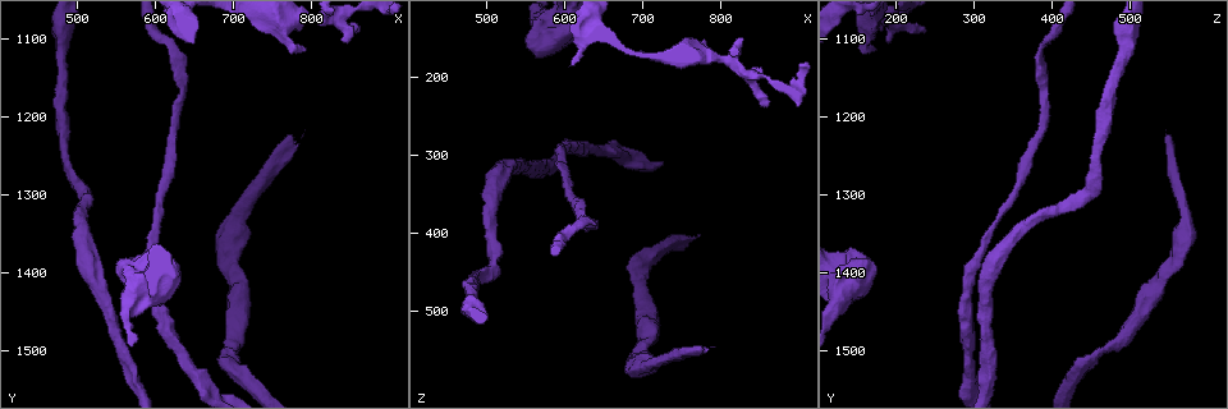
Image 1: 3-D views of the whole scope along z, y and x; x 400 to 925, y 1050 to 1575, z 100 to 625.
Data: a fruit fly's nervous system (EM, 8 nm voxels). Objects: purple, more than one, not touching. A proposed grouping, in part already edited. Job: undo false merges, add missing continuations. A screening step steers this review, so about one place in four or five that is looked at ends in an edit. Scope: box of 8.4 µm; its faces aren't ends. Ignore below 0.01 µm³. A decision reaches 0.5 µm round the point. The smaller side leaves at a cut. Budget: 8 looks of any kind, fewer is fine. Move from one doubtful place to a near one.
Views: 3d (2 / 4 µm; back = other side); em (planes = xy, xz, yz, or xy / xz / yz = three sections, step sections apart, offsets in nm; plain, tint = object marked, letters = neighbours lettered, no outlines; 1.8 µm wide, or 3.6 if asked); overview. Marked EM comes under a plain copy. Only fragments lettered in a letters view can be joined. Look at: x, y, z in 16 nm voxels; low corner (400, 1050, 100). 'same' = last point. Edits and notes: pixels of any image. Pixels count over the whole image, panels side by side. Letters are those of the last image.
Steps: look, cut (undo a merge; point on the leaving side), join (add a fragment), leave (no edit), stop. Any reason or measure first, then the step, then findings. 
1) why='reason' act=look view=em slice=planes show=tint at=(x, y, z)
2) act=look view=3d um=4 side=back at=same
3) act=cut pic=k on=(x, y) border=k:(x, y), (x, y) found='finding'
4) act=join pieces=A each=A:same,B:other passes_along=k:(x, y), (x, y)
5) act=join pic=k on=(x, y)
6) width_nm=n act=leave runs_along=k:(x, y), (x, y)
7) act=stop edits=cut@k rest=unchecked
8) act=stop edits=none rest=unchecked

why='narrows sharply' act=look view=em slice=planes show=letters at=(690, 1500, 465)

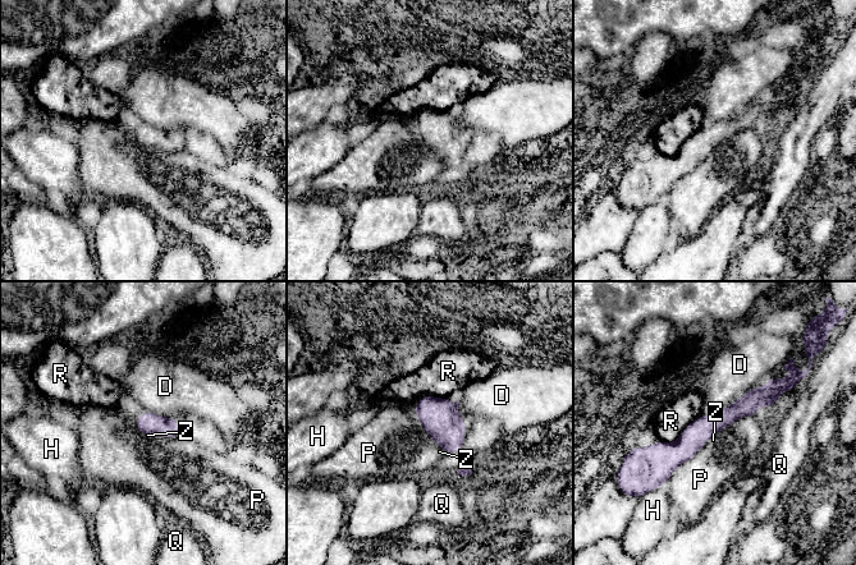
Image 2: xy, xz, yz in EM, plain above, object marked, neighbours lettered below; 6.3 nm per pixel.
longest_contact=P:300nm act=leave each=D:other,H:other,P:other,Q:other,R:other,Z:other runs_along=2:(783, 387), (680, 451), (645, 451) found='one neuron here'

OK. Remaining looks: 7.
why='thick end' act=look view=3d um=4 at=(555, 1385, 160)

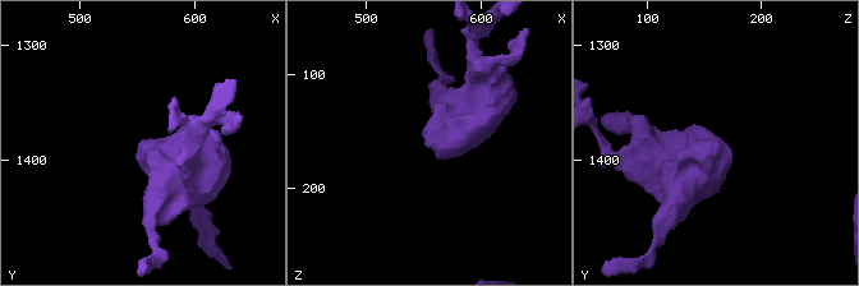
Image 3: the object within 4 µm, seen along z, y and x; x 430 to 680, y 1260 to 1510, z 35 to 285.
act=look view=em um=3.6 slice=planes show=letters at=(552, 1386, 160)

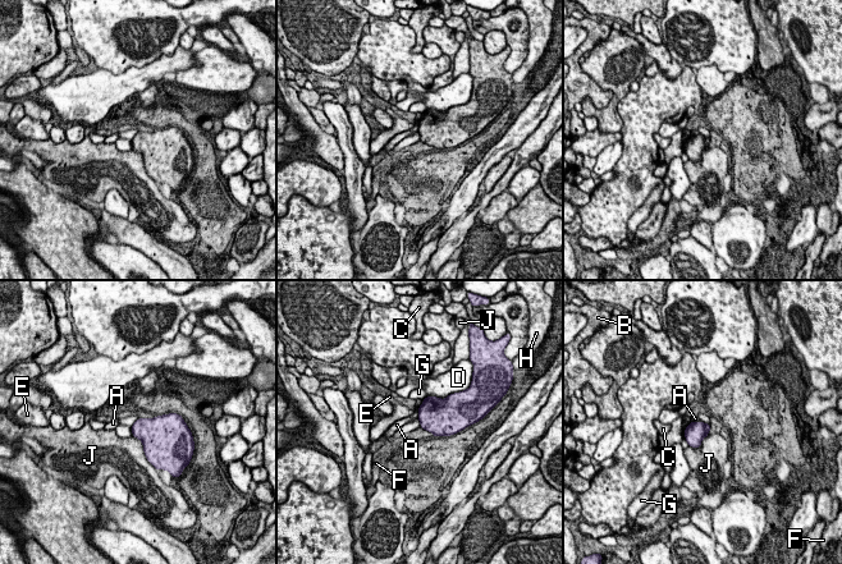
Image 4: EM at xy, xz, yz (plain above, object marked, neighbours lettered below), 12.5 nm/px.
act=leave each=A:other,B:other,C:other,D:other,E:other,F:other,G:other,H:other,J:other border=4:(699, 420), (709, 423) found='none of them fits'

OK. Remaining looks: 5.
why='branch stops here' act=look view=em slice=planes show=letters at=(770, 1220, 550)

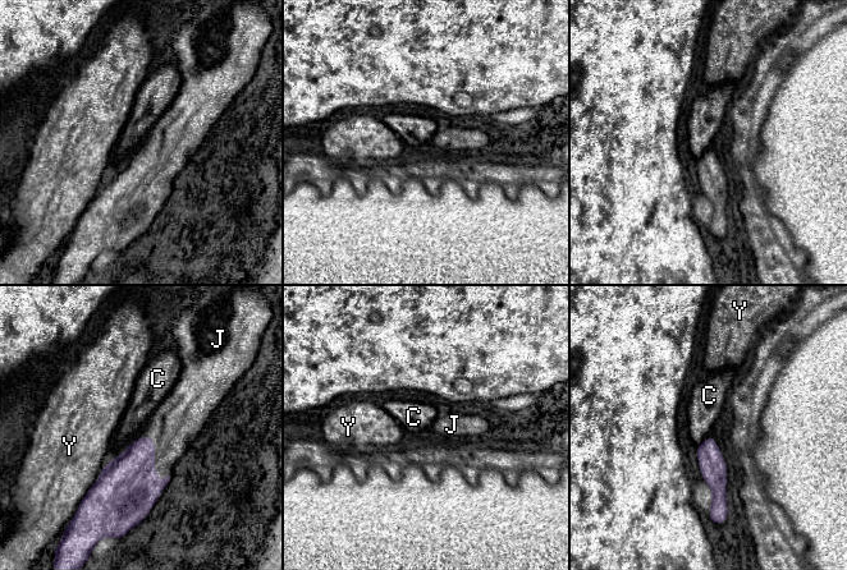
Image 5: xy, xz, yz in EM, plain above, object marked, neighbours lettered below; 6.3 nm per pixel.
longest_contact=J:320nm act=join pieces=J each=C:other,J:same,Y:other passes_along=5:(131, 477), (154, 460), (173, 426) found='the neuron continues'

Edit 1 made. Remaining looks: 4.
act=stop edits=join@5 rest=unchecked

